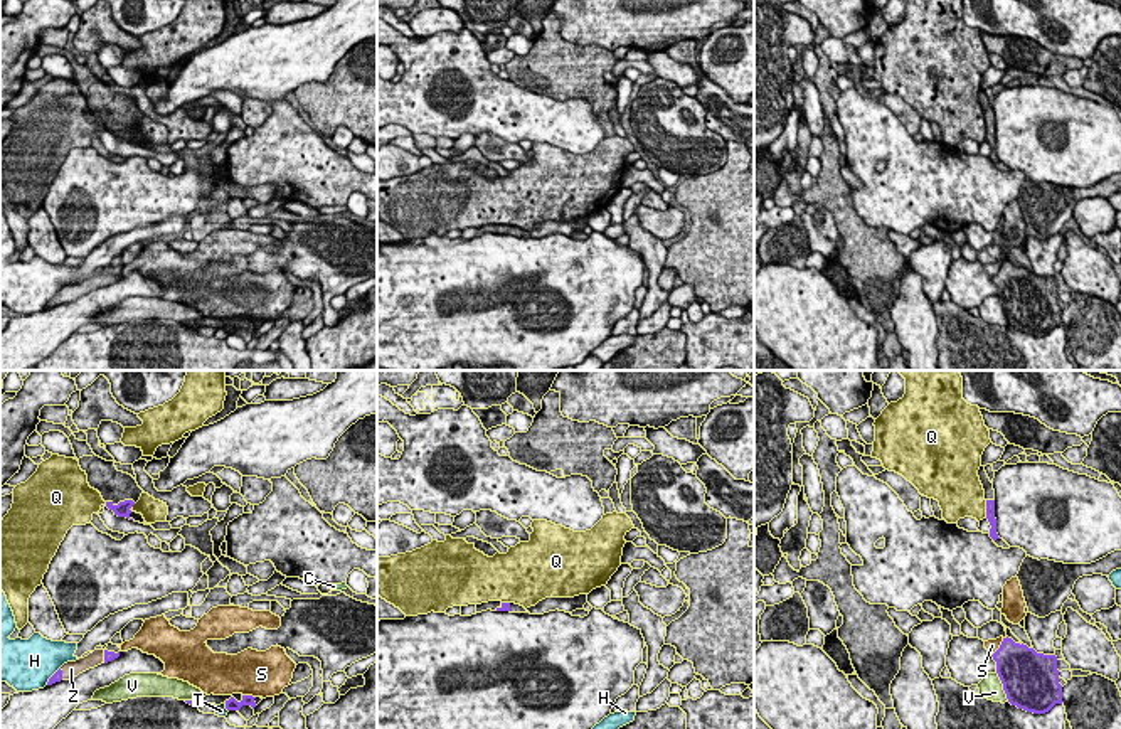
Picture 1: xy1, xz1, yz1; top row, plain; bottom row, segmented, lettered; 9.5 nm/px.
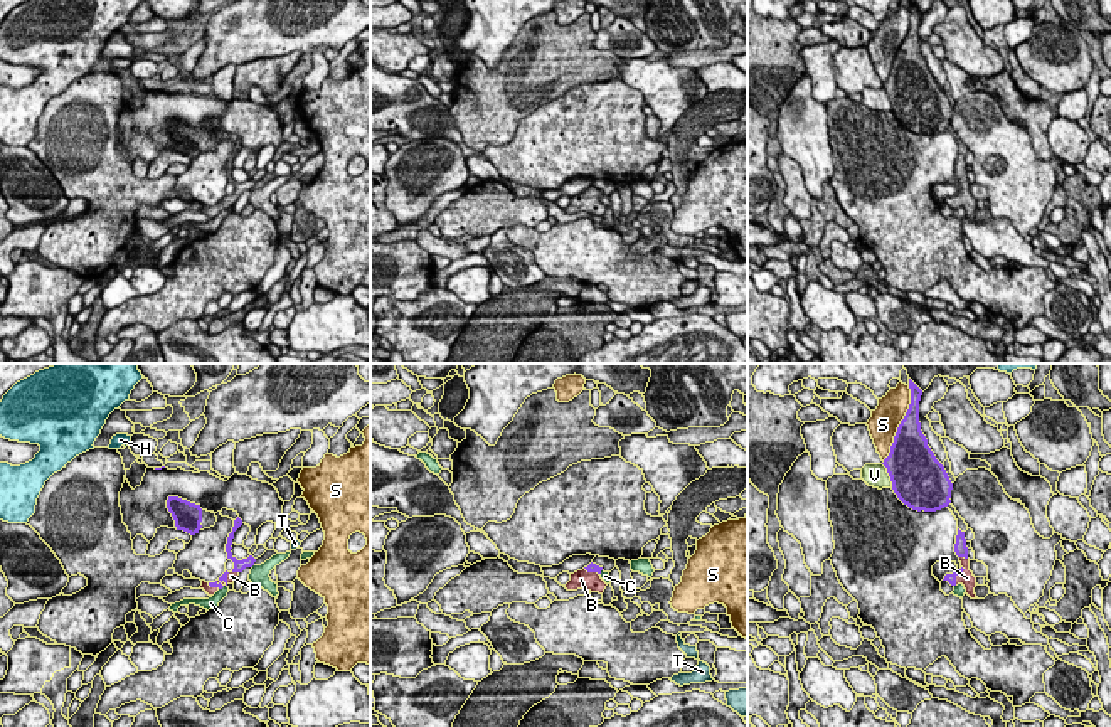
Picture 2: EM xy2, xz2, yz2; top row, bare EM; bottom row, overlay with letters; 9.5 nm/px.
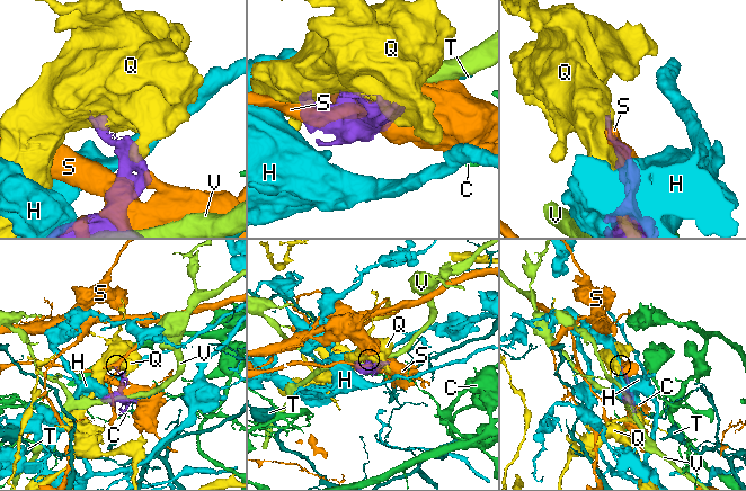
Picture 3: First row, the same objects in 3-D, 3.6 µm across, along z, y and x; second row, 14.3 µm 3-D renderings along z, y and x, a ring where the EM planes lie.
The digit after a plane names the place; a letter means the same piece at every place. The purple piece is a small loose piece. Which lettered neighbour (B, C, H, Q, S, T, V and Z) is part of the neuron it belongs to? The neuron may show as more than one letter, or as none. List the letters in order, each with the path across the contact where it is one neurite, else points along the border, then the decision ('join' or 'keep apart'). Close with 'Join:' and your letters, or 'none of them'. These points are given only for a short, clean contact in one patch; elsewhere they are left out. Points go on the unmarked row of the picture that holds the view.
B: join
C: keep apart
H: along xy1 (59, 290), (46, 307) | keep apart
Q: along yz1 (985, 123), (987, 138) | keep apart
S: keep apart
T: along xy1 (224, 327), (228, 334) | keep apart
V: keep apart
Z: join
Join: B, Z

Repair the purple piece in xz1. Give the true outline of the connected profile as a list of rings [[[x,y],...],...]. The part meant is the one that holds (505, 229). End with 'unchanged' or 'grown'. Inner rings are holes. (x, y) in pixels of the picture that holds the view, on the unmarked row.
[[[488,224],[488,226],[476,227],[476,236],[486,234],[486,232],[510,234],[510,236],[525,236],[527,234],[523,229],[515,227],[515,226]]] | grown

